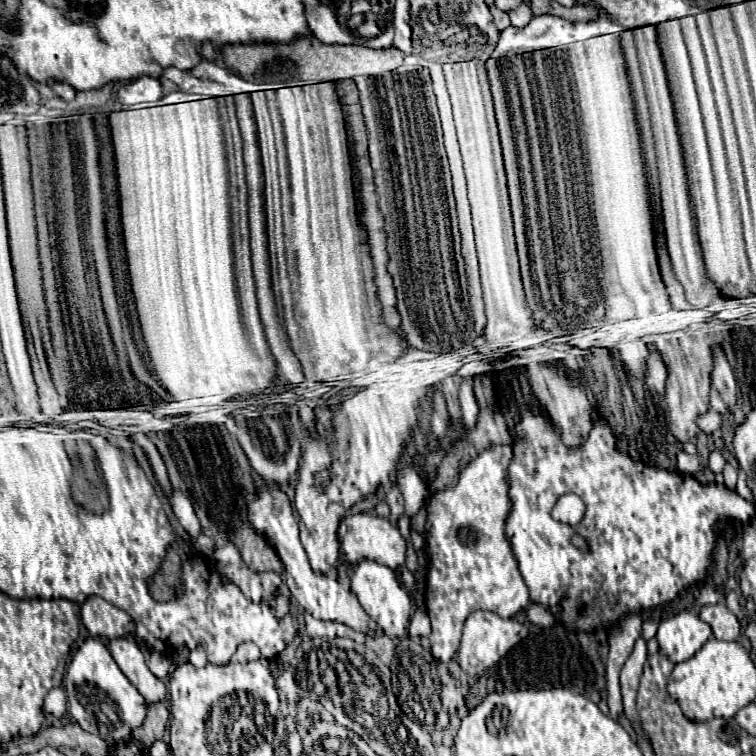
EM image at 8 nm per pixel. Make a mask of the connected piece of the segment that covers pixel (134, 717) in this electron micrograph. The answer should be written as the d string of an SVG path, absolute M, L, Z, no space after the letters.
M86 638L82 646L74 652L70 666L64 674L64 684L68 692L70 716L86 730L96 732L108 742L128 740L132 730L140 728L146 720L146 700L128 682L122 670L116 666L110 650L96 638Z

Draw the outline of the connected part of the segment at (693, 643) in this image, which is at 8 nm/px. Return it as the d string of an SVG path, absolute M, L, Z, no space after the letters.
M688 610L660 622L656 632L660 652L674 664L692 658L708 638L712 638L708 624Z

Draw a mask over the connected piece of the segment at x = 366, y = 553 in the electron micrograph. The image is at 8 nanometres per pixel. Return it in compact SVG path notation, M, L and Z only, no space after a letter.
M366 512L346 514L338 526L338 540L340 540L340 562L342 564L358 564L364 558L390 566L392 570L404 564L406 540L400 536L400 530L394 524L390 524L386 518L378 518Z

